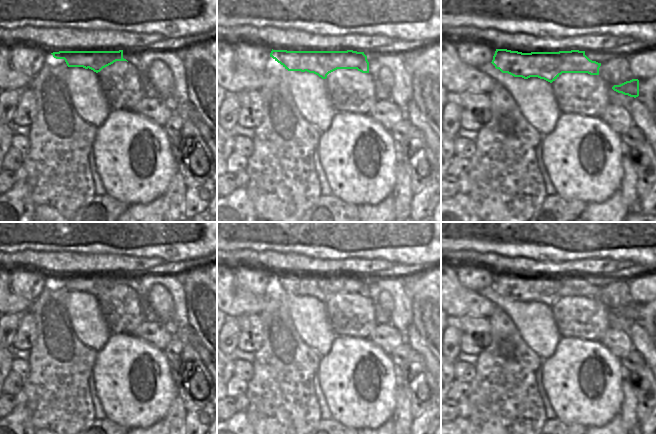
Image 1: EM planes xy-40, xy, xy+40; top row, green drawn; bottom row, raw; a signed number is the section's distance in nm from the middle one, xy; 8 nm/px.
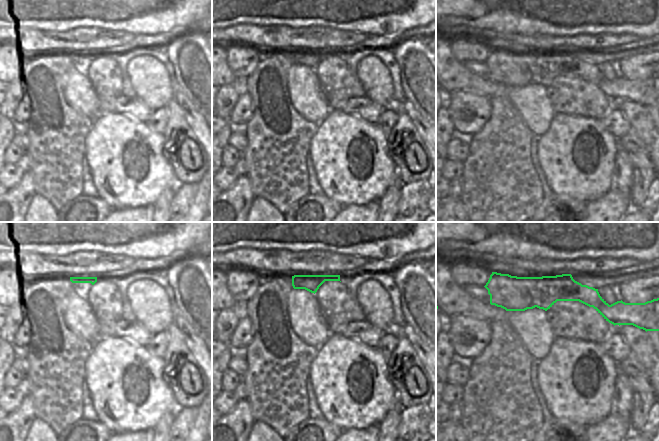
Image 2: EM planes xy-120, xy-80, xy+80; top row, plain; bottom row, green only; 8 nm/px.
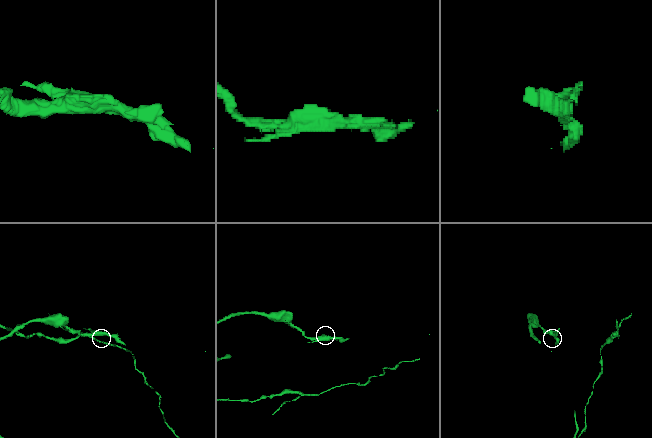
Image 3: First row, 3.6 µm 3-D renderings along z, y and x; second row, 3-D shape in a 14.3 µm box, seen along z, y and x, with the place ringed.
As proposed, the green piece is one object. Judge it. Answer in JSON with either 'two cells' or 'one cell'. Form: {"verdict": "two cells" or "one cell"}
{"verdict": "two cells"}

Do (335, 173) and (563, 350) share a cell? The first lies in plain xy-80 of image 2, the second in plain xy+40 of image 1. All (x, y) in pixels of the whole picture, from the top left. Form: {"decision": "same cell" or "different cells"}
{"decision": "same cell"}

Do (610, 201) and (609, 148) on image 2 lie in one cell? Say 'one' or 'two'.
two

